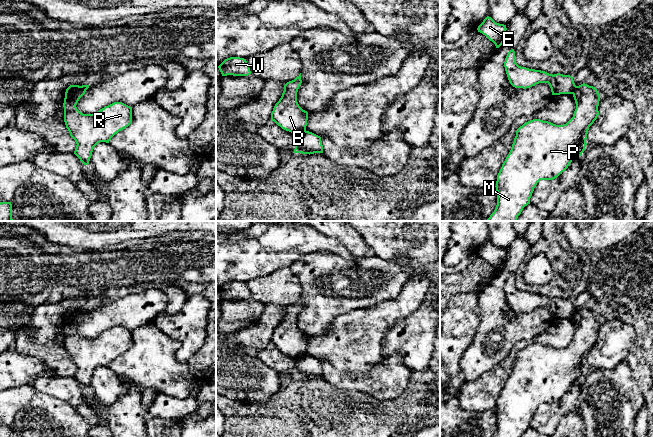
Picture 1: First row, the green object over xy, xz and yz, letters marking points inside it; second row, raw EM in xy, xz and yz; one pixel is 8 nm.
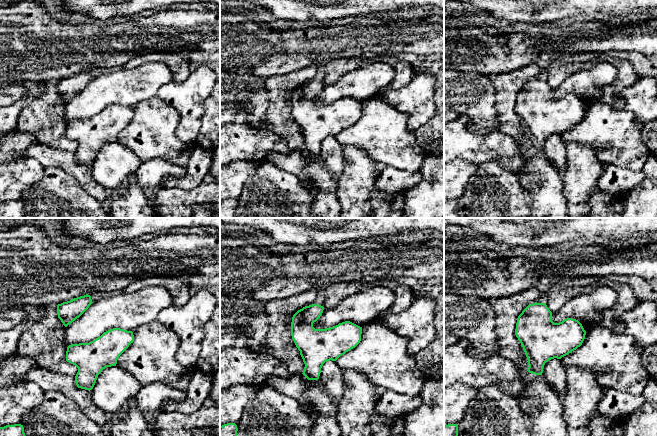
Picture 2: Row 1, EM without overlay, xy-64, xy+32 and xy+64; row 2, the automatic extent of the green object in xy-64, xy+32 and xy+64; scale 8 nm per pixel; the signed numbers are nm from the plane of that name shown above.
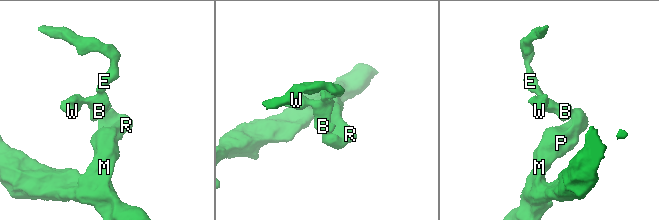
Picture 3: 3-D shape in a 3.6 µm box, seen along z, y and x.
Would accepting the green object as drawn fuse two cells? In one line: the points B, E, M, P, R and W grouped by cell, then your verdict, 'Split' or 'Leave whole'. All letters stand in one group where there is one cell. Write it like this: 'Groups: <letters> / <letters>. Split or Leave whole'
Groups: B E W / M P R. Split

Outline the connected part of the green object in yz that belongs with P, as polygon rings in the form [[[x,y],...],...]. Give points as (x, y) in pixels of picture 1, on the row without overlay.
[[[583,307],[575,311],[573,321],[576,333],[566,348],[556,349],[533,343],[517,353],[511,374],[497,399],[497,429],[493,437],[521,437],[530,428],[534,412],[540,404],[557,402],[575,381],[582,379],[589,351],[599,339],[600,318],[596,311]]]

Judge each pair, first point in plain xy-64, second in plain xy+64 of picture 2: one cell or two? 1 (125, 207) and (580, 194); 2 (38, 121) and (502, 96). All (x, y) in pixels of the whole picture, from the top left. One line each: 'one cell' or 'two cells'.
1: one cell
2: one cell

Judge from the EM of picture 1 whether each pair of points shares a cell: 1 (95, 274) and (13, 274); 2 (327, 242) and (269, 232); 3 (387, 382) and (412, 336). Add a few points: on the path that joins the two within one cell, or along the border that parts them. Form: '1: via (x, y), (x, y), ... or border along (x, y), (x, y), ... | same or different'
1: via (75, 269), (33, 269) | same
2: via (313, 241), (283, 240) | same
3: border along (386, 357), (397, 353), (401, 361), (411, 371) | different

